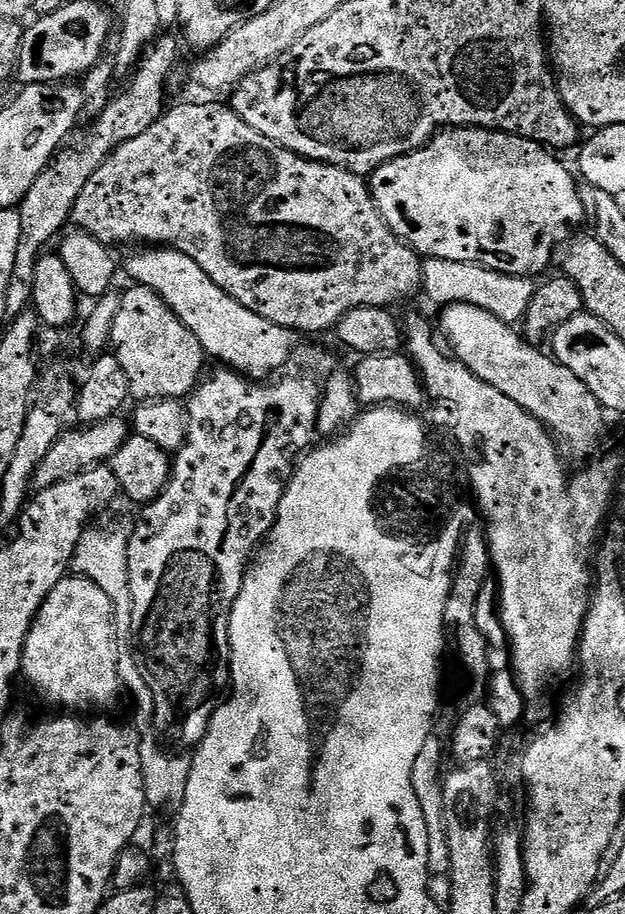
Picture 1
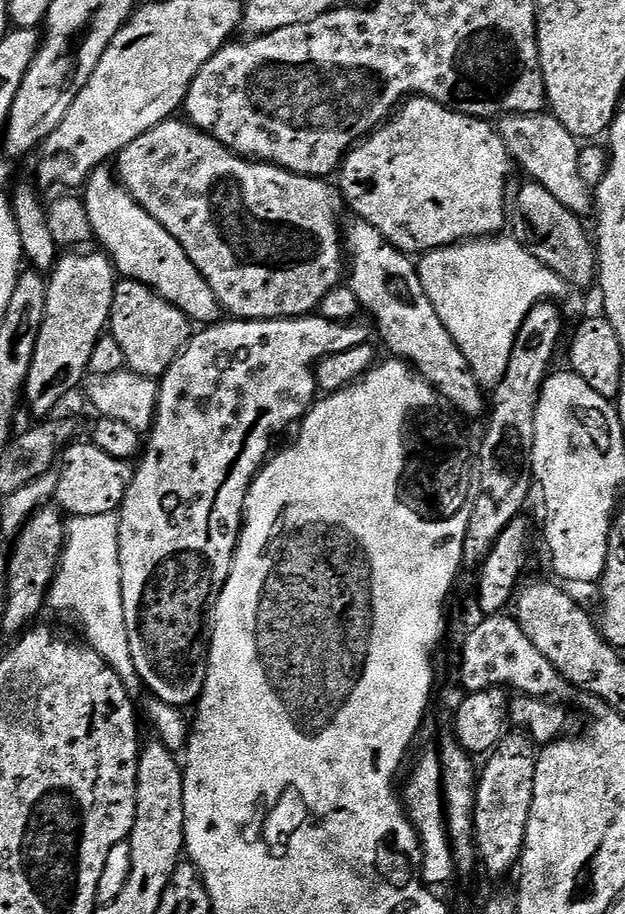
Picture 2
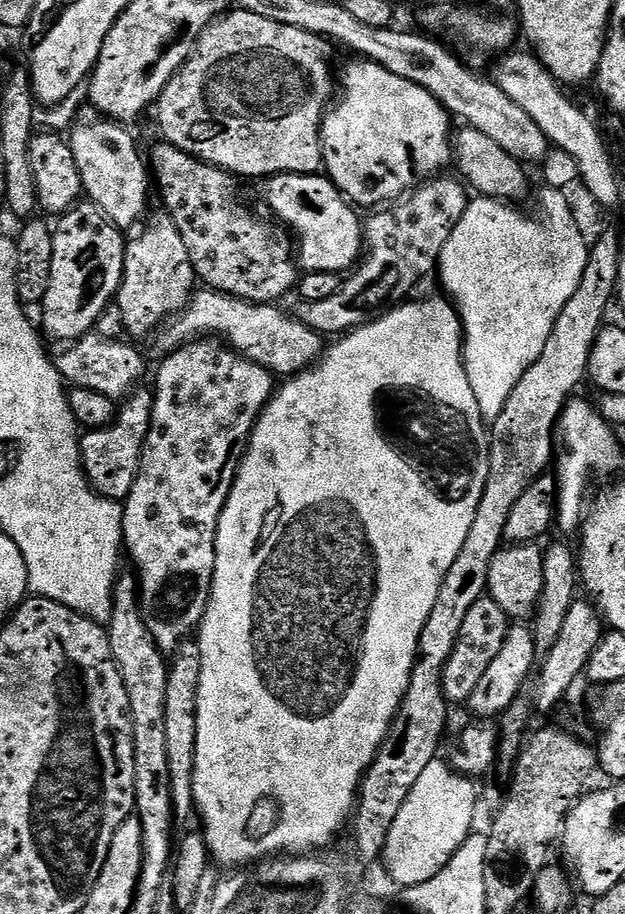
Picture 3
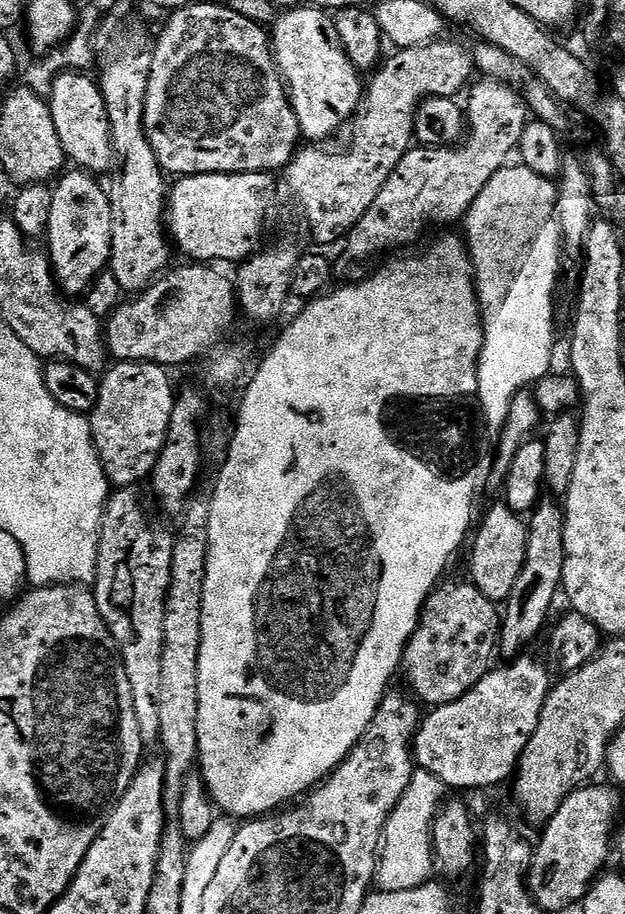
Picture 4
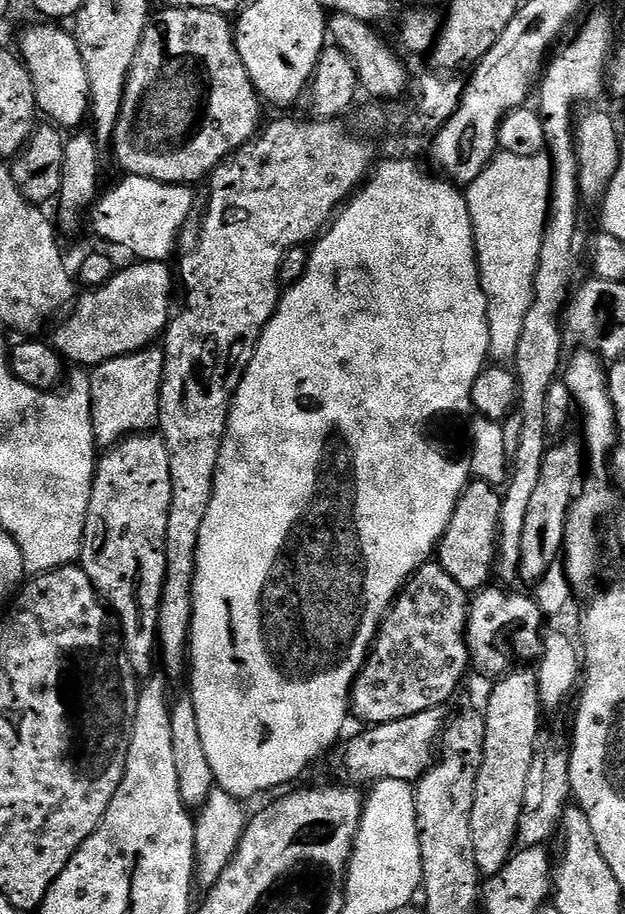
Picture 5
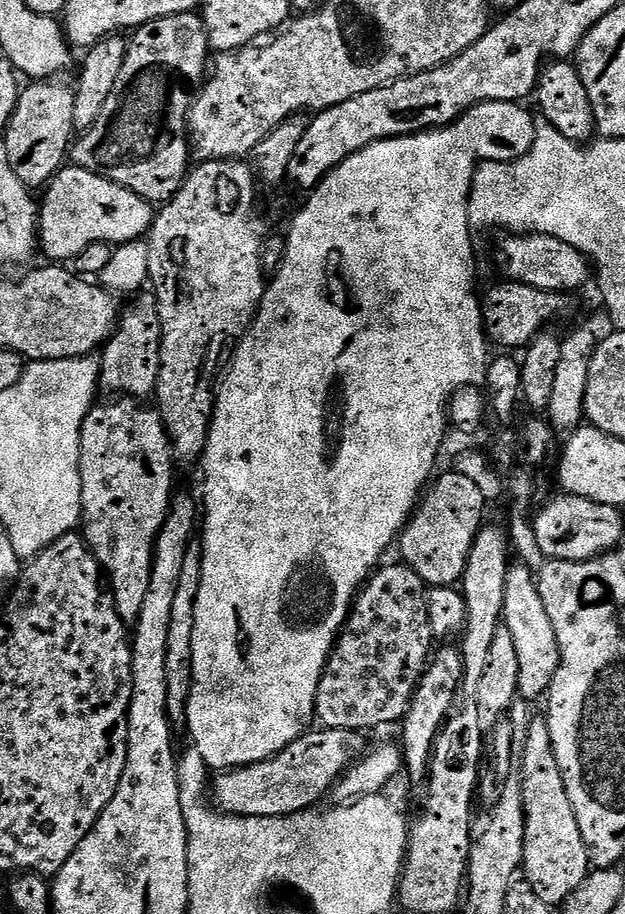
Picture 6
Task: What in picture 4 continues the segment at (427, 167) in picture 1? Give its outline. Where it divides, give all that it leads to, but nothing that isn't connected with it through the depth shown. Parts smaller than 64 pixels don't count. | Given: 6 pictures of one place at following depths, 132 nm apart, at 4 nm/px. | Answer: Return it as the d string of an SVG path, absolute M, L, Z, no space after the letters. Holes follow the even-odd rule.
M311 6L281 11L271 25L270 43L280 78L288 89L288 101L298 120L301 137L308 142L331 141L337 135L341 123L352 119L362 95L361 73L344 52L333 17L325 9Z

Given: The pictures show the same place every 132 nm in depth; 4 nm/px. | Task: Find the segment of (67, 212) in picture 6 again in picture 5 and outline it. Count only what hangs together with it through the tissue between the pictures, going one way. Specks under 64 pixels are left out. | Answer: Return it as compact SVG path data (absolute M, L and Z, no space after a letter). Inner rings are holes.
M125 175L123 179L92 205L90 228L92 224L93 230L106 243L125 248L137 261L171 261L172 251L180 240L180 231L187 226L196 208L193 189L187 184L163 184L141 176Z

